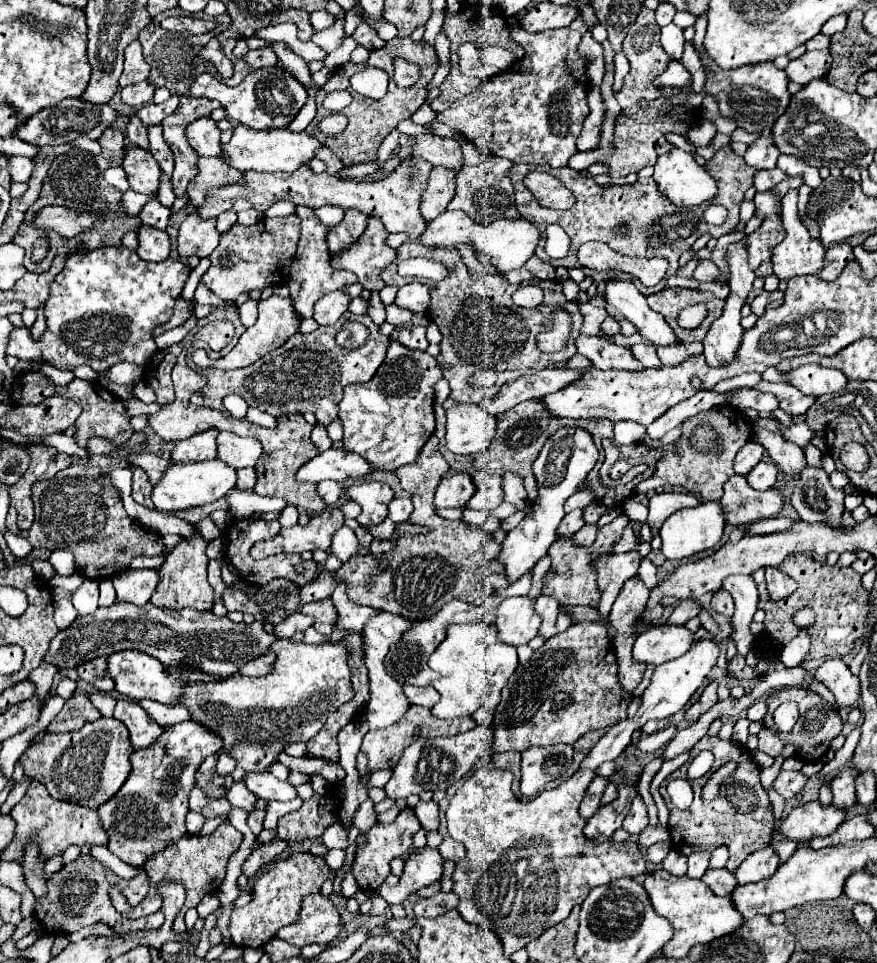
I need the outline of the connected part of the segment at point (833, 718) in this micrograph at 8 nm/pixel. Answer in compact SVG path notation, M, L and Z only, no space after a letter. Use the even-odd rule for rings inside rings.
M781 688L781 690L775 690L773 694L767 696L767 714L765 714L765 720L763 720L763 726L765 728L771 728L775 726L773 724L773 710L785 702L785 700L795 700L799 704L799 720L795 724L795 728L791 730L791 734L785 734L781 736L781 740L785 744L793 744L795 746L795 756L801 758L803 762L817 762L819 758L823 758L829 750L829 744L835 736L841 734L843 730L843 720L839 718L839 714L827 706L827 702L823 702L815 692L811 692L809 688Z

